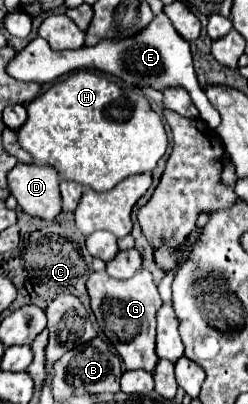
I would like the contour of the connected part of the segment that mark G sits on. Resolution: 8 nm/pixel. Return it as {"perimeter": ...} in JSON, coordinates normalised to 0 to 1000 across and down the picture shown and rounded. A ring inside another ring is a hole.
{"perimeter":[[[556,666],[540,686],[508,696],[452,691],[427,671],[363,676],[347,686],[347,715],[363,730],[363,760],[387,795],[411,809],[411,824],[484,874],[508,913],[581,913],[621,928],[621,908],[637,899],[629,879],[629,770],[653,760],[653,740],[637,730],[613,676],[589,666]],[[484,824],[524,824],[540,839],[484,854]]]}

